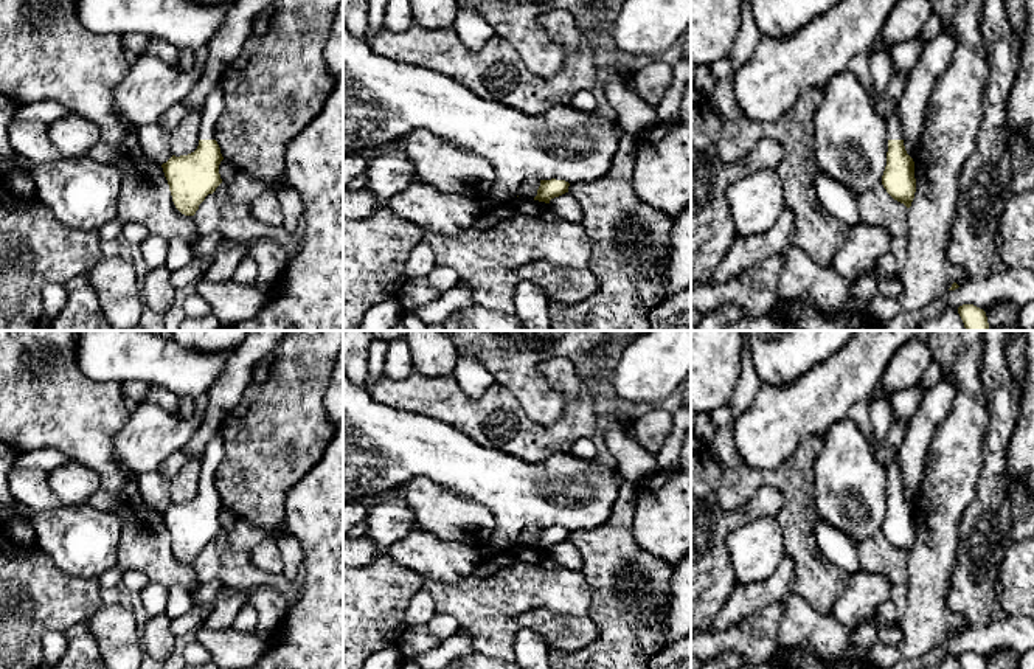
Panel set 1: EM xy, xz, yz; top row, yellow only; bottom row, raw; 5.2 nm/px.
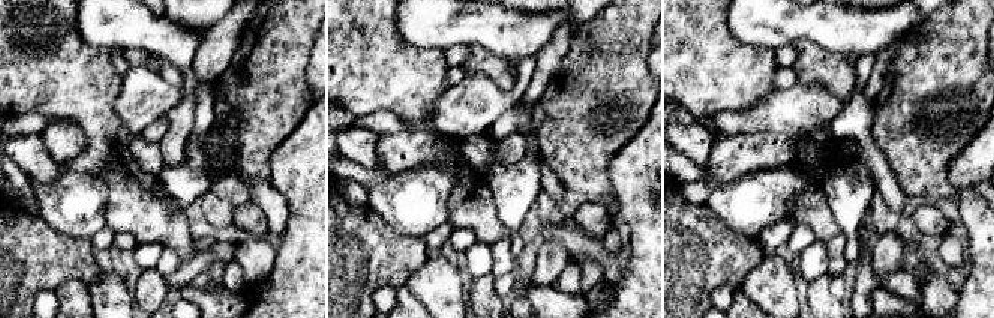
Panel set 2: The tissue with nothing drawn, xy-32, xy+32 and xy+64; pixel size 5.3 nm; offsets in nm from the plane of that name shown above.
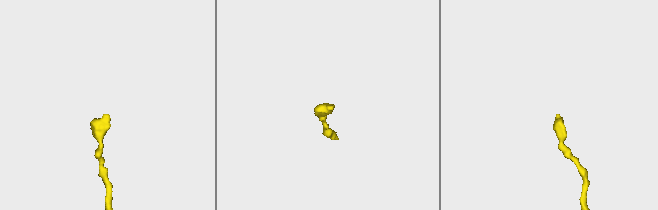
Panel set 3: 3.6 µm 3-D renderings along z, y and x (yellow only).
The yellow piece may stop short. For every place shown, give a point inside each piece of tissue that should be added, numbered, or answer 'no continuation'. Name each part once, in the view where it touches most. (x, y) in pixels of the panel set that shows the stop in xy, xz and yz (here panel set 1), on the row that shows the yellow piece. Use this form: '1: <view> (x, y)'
1: xy (215, 104)

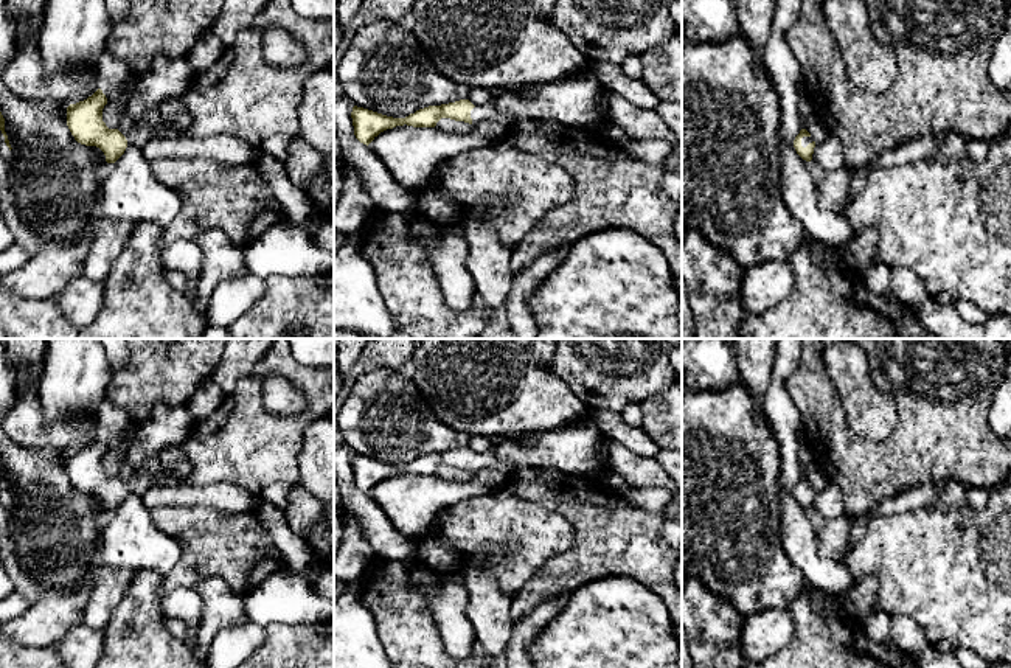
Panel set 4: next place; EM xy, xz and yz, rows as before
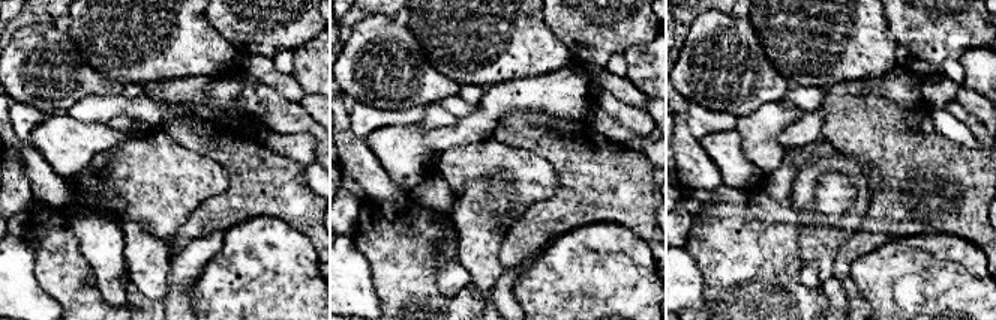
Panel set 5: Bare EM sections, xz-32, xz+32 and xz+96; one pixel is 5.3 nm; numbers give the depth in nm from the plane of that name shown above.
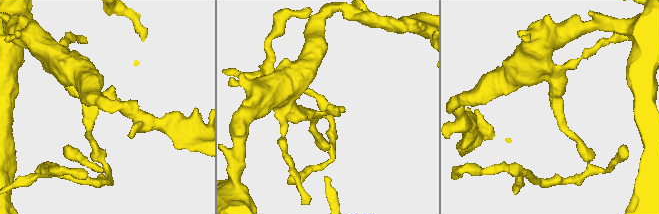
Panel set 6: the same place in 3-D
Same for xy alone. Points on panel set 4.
1: xy (140, 137)

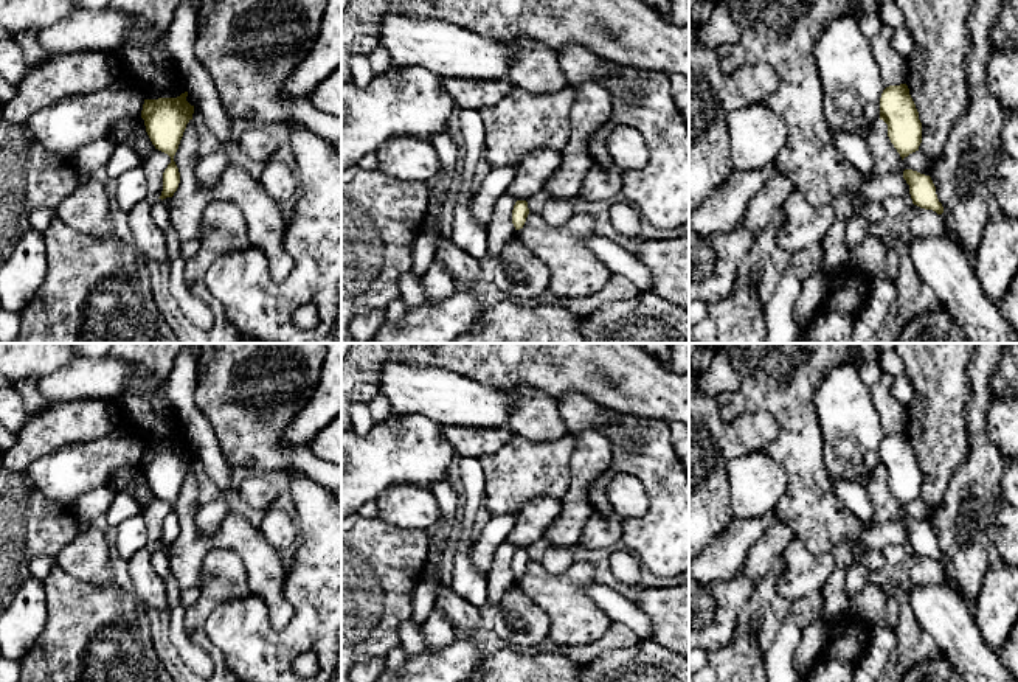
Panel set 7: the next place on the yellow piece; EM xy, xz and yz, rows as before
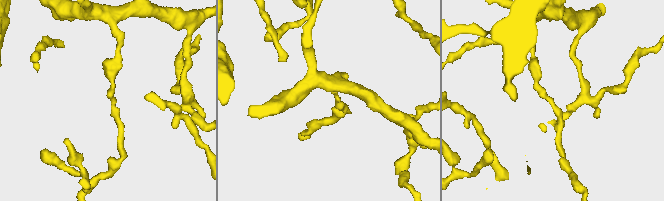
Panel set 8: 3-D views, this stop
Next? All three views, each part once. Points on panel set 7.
no continuation

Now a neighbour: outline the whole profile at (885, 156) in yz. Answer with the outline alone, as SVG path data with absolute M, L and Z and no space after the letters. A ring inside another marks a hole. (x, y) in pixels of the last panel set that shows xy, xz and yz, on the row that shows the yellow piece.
M877 120L869 126L866 144L874 158L874 177L889 174L902 162L888 137L888 124L883 120Z

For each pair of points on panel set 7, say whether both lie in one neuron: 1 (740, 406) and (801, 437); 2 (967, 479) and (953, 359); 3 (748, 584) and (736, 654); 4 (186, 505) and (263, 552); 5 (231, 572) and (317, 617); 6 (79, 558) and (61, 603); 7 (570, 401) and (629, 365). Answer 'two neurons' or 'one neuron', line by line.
1: one neuron
2: two neurons
3: two neurons
4: one neuron
5: two neurons
6: two neurons
7: two neurons

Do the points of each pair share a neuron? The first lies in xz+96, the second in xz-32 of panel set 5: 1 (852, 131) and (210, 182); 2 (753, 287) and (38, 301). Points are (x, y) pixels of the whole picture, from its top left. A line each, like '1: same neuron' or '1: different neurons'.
1: different neurons
2: different neurons

